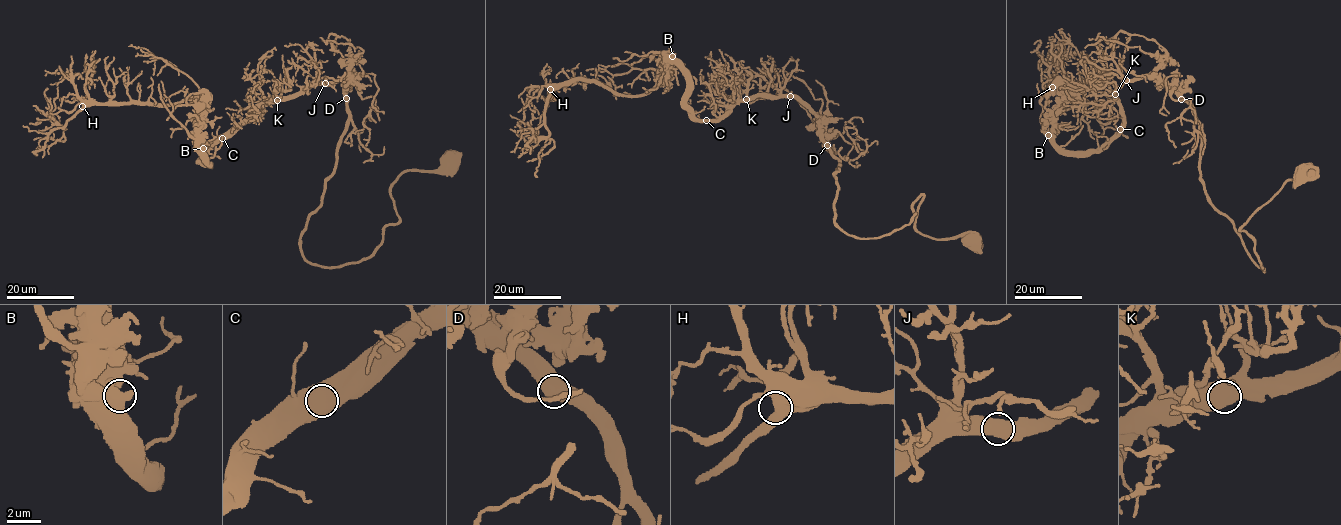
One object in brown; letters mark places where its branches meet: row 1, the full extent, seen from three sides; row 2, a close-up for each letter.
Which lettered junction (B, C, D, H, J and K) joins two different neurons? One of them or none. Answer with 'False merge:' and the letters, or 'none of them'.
False merge: none of them

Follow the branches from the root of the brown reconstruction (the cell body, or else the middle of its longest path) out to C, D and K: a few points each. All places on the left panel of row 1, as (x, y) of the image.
C: (449, 162), (401, 174), (375, 252), (321, 266), (301, 232), (350, 81), (270, 98), (222, 138)
D: (449, 162), (401, 174), (390, 194), (399, 219), (369, 256), (310, 264), (301, 232), (336, 163), (345, 98)
K: (449, 162), (401, 174), (399, 219), (369, 256), (310, 264), (301, 232), (336, 163), (350, 81), (277, 100)

